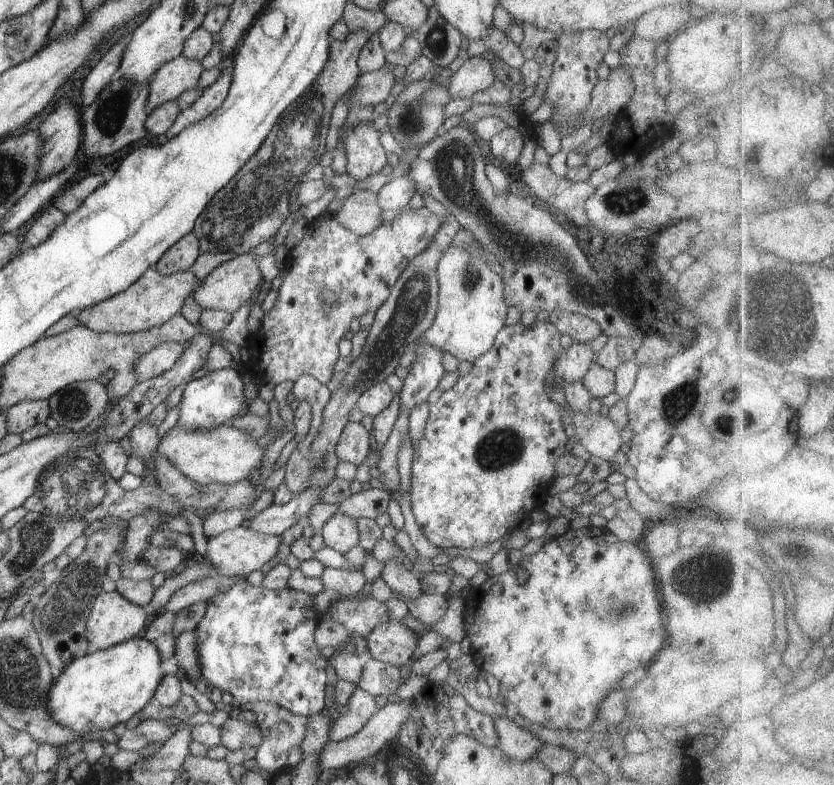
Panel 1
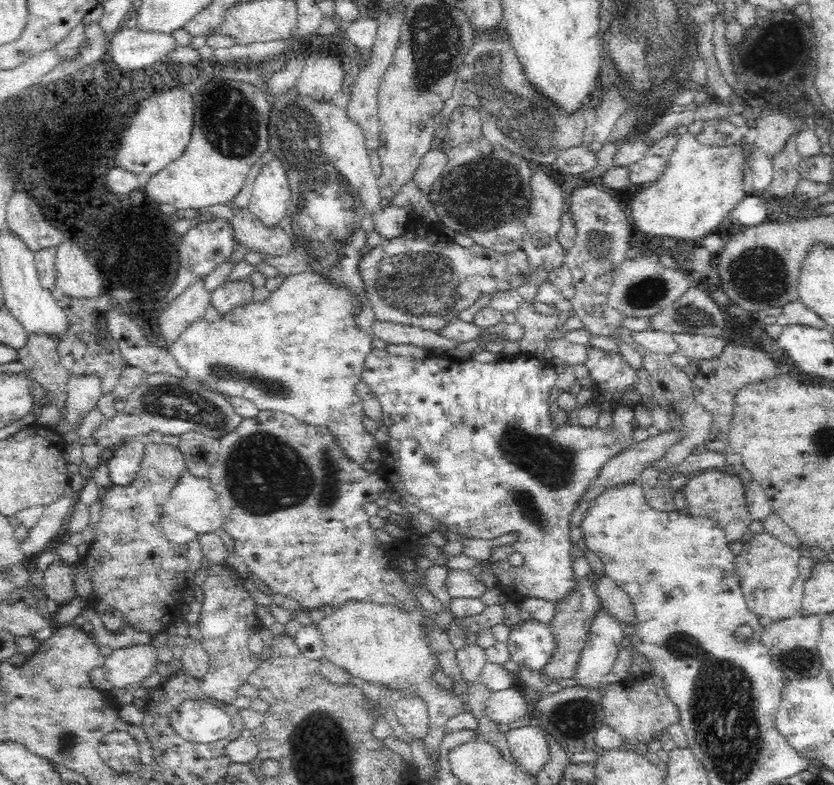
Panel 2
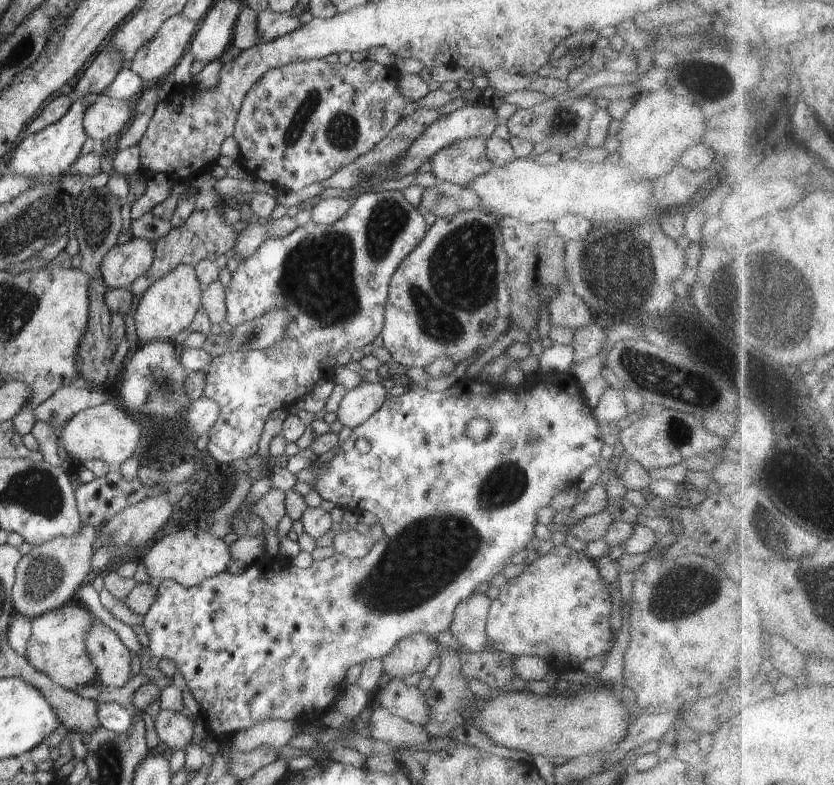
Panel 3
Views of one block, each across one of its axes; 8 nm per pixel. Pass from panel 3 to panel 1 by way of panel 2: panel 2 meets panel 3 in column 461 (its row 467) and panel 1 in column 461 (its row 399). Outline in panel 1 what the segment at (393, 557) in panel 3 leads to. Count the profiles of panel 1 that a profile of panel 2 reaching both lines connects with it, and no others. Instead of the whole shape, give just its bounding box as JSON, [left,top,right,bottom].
[411,320,570,551]

